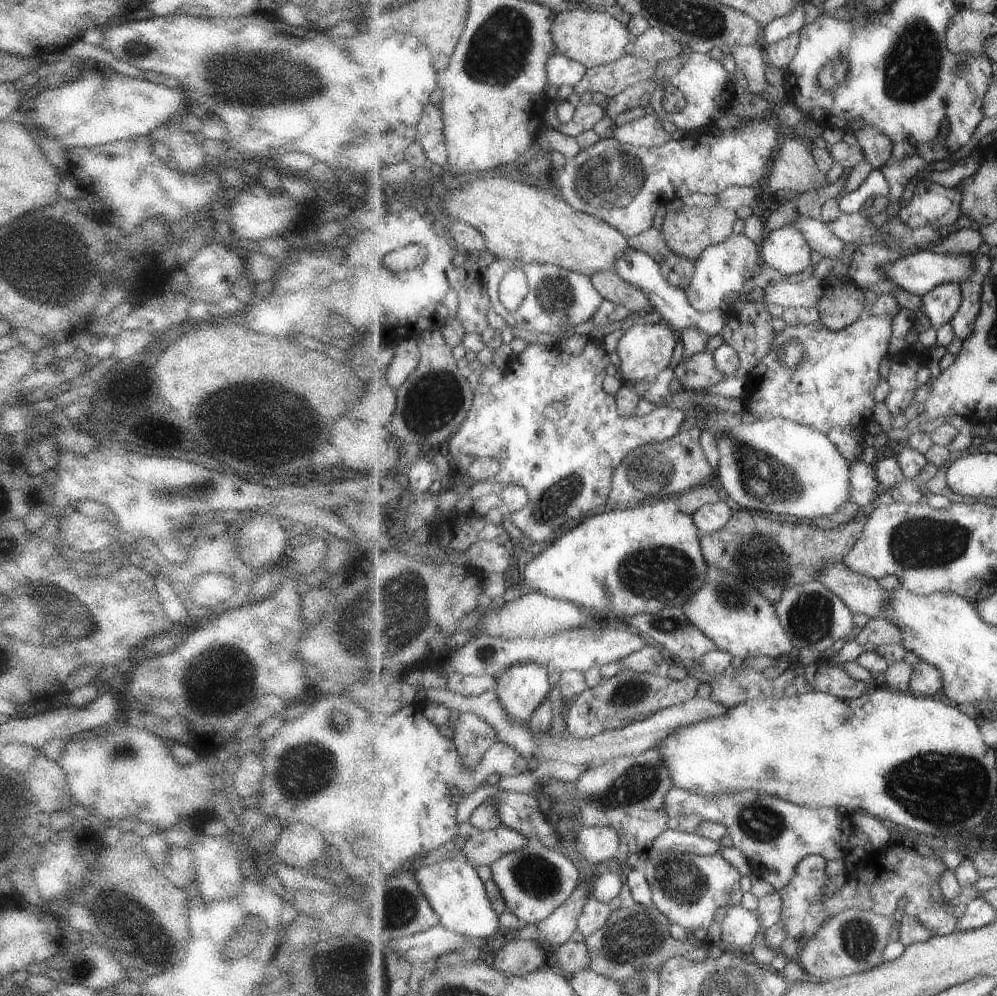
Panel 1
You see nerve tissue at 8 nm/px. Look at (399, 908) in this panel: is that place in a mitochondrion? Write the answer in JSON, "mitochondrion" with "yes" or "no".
{"mitochondrion":"yes"}

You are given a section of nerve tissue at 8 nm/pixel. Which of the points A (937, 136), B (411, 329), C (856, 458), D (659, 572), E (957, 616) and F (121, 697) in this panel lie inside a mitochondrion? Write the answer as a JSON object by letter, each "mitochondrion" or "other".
{"A":"other","B":"other","C":"other","D":"mitochondrion","E":"other","F":"other"}

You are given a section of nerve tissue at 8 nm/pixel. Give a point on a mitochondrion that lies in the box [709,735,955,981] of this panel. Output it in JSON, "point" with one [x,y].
{"point":[859,938]}

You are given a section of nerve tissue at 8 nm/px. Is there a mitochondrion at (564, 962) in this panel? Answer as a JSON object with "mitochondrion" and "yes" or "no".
{"mitochondrion":"no"}

